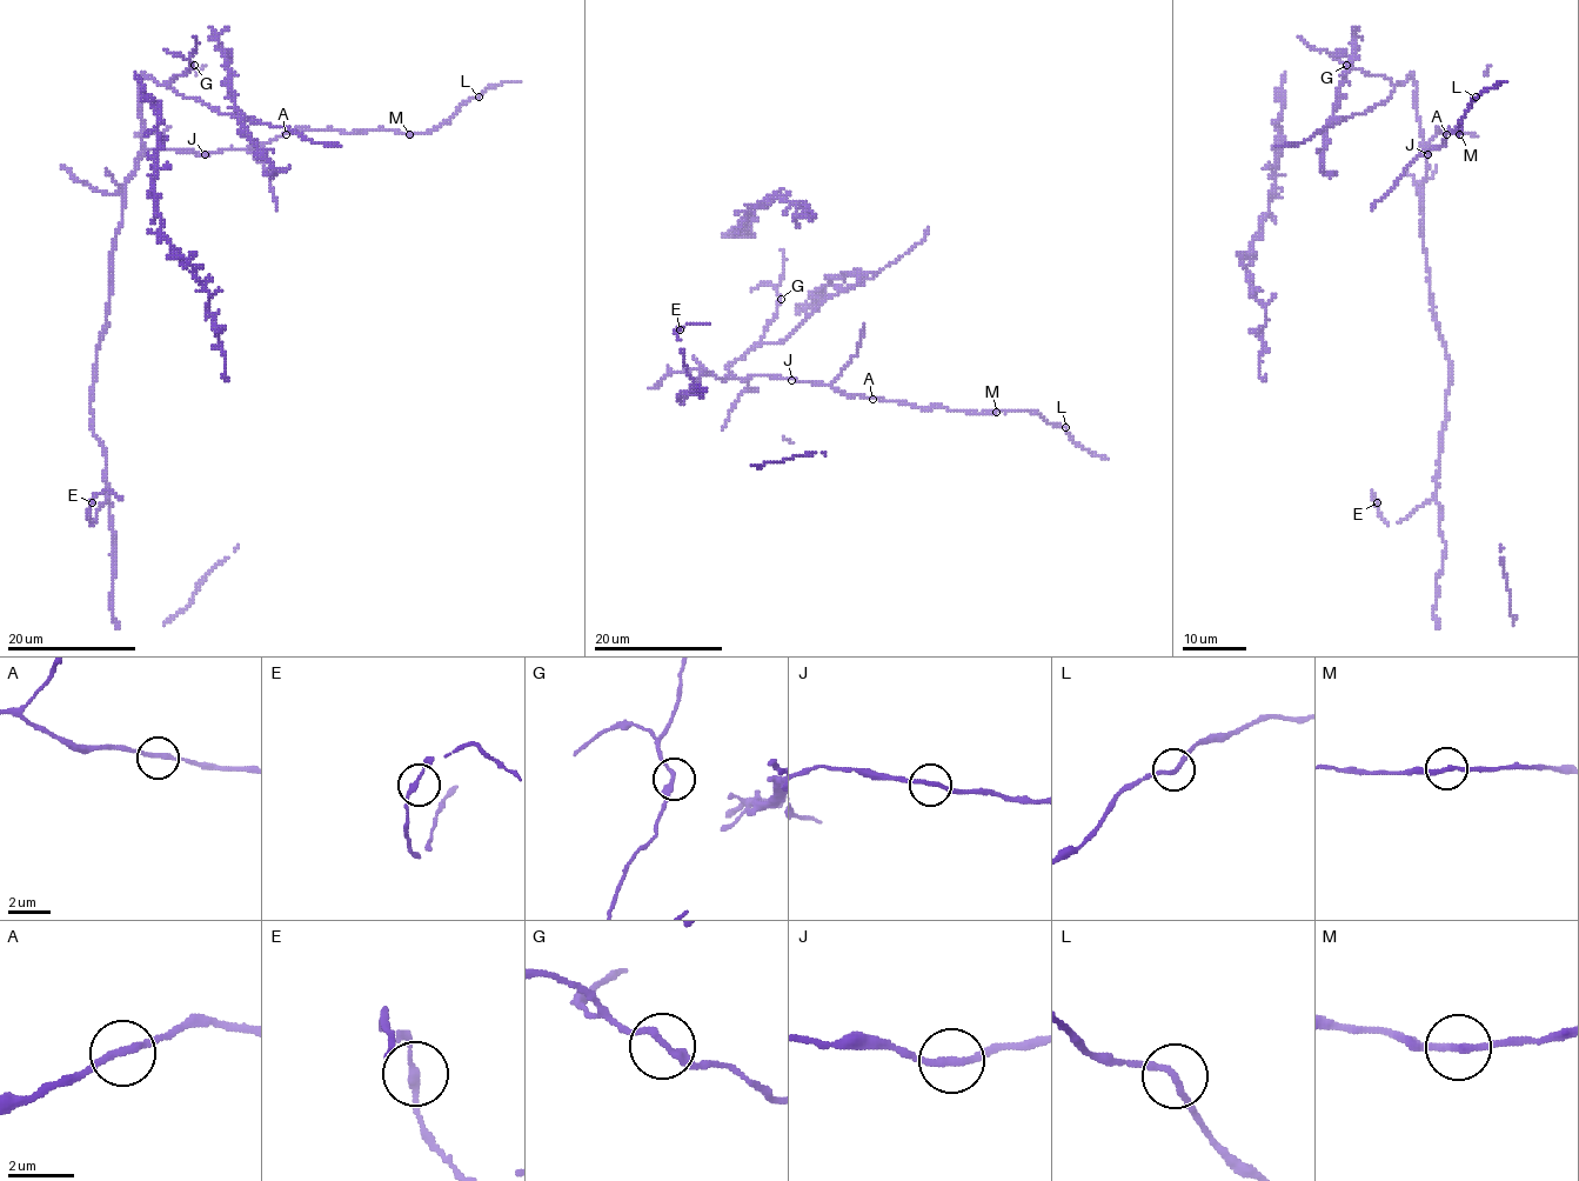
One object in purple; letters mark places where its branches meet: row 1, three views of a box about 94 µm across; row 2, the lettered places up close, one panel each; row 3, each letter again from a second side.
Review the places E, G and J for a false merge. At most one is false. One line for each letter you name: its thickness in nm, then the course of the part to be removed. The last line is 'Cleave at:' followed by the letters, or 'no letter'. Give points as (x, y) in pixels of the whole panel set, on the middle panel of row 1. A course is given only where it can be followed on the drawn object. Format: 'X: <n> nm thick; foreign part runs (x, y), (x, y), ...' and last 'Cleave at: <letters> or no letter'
Cleave at: no letter

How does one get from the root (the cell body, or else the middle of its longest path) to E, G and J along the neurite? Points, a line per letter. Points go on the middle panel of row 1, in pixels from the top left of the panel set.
E: (710, 373), (697, 379), (698, 382), (683, 401), (678, 399), (694, 388), (676, 339), (676, 329), (680, 329)
G: (710, 373), (720, 379), (729, 374), (728, 366), (762, 340), (764, 326), (775, 317), (781, 299)
J: (710, 373), (720, 379), (747, 379), (757, 374), (793, 379)

